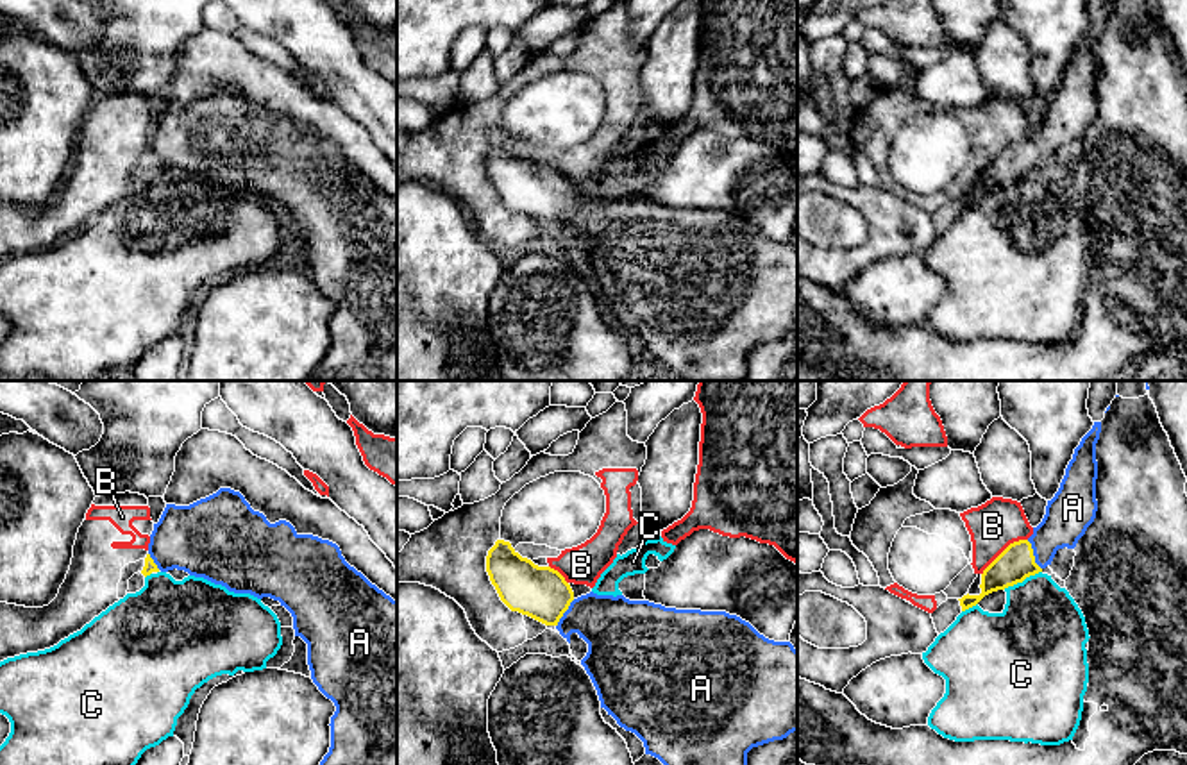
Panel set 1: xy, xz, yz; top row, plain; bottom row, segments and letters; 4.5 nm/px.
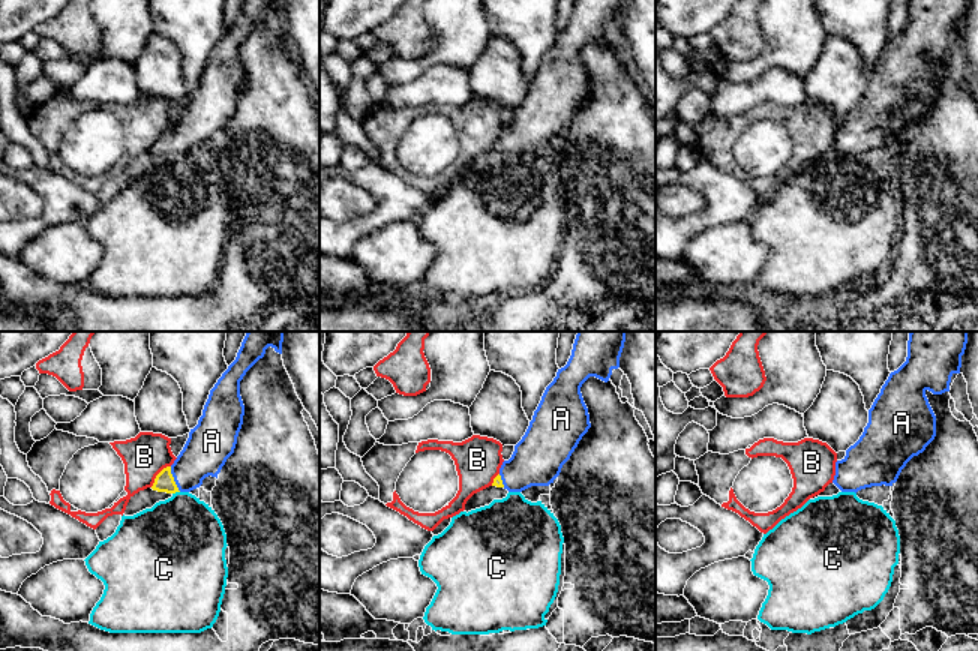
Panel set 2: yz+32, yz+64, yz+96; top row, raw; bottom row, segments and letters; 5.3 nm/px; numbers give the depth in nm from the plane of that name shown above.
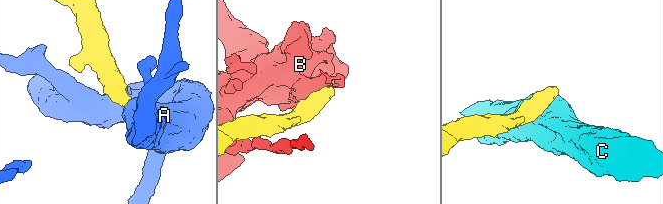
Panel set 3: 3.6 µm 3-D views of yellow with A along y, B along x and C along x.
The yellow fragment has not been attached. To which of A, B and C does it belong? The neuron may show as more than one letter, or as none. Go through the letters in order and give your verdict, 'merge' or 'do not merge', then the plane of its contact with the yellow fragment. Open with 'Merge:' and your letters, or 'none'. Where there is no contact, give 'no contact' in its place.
Merge: A
A: merge; meets yellow in yz
B: do not merge; meets yellow in yz
C: do not merge; meets yellow in yz

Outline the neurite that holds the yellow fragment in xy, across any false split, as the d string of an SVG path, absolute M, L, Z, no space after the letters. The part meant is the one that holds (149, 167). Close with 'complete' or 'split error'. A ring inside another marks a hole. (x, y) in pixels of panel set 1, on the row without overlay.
M220 88L189 105L166 104L159 122L154 123L141 173L147 177L173 168L234 193L270 197L291 213L295 236L307 243L311 279L336 306L329 324L329 352L306 381L397 381L397 200L350 166L336 143L299 134L286 120L270 123L231 88Z; split error

